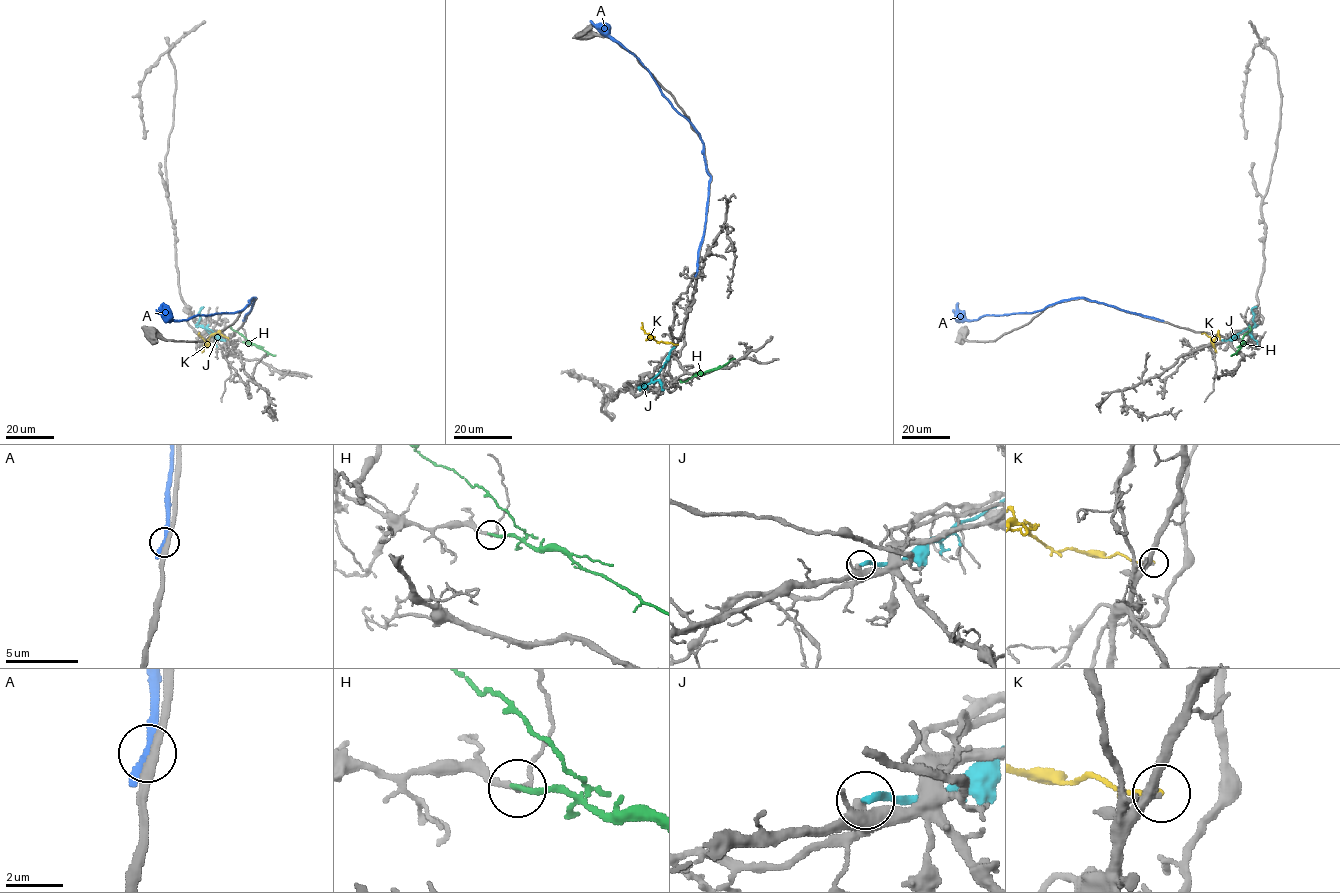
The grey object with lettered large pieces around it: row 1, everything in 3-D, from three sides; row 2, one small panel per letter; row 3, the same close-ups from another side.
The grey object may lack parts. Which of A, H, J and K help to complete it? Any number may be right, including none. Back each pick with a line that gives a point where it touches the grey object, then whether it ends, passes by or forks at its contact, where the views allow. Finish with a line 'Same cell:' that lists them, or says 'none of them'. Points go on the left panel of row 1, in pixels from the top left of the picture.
H: (243, 342) | it ends
Same cell: H

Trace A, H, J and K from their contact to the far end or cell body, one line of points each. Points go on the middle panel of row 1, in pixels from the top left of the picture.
A: (697, 273), (710, 178), (699, 133), (672, 106), (639, 60), (590, 21)
H: (695, 376), (723, 366), (735, 358)
J: (673, 347), (661, 370), (641, 387), (645, 383), (643, 389)
K: (678, 344), (657, 342), (645, 333), (642, 322)

